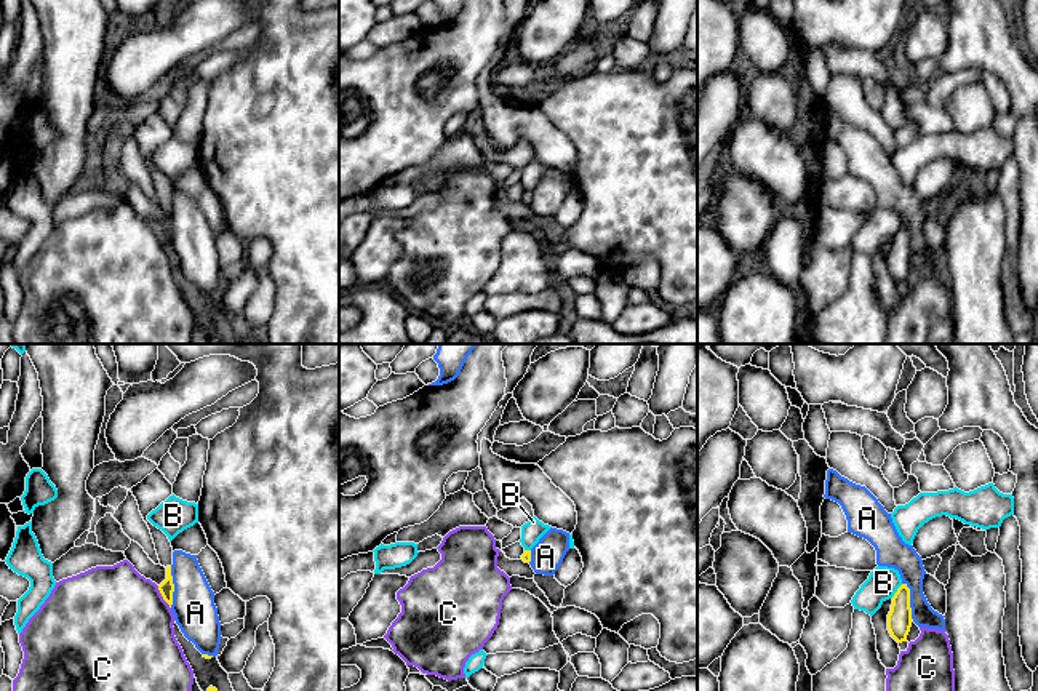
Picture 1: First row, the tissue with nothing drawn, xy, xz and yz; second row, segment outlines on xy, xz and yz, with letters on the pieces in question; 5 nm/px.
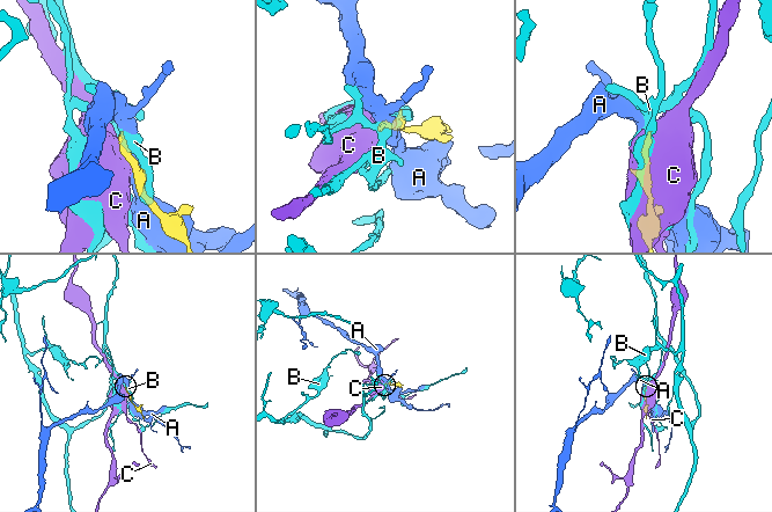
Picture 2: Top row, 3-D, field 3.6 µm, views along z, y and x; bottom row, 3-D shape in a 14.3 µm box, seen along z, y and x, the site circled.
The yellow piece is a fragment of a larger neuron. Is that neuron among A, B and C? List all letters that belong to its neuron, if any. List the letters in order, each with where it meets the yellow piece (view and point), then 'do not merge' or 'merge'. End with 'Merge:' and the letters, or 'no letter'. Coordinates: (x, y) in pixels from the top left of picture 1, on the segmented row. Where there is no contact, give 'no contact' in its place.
A: yz (909, 602) | do not merge
B: yz (898, 591) | do not merge
C: xy (162, 595) | do not merge
Merge: no letter

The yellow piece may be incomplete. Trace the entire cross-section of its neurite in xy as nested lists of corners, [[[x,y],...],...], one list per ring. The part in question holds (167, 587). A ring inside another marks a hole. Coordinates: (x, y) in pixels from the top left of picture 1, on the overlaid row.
[[[155,469],[150,475],[147,475],[141,483],[133,486],[130,491],[136,497],[139,512],[150,529],[160,565],[166,568],[166,579],[158,585],[158,590],[163,600],[171,608],[174,592],[171,576],[173,547],[168,536],[162,529],[154,526],[147,520],[147,515],[152,510],[155,510],[162,502],[165,502],[170,496],[173,496],[173,485],[165,478],[165,475],[158,469]]]

